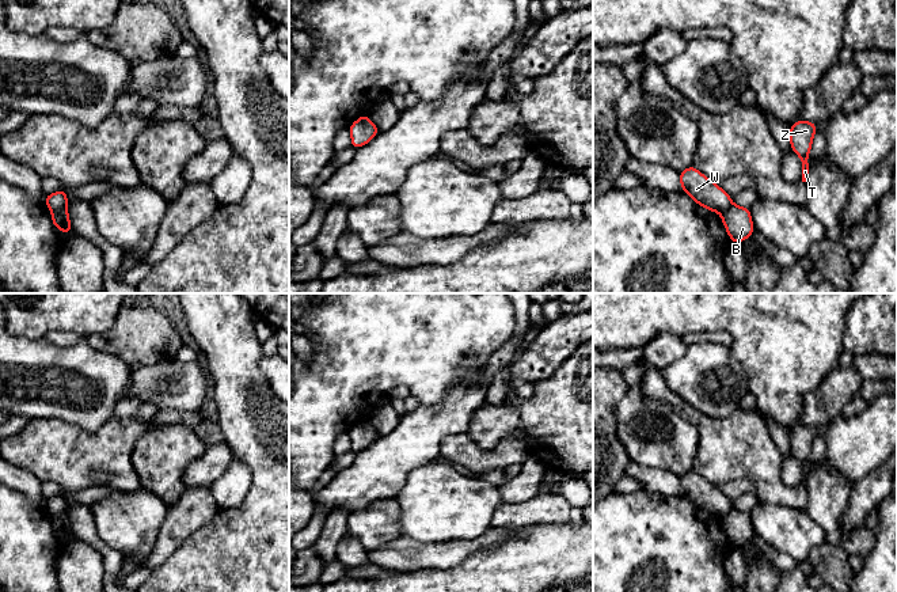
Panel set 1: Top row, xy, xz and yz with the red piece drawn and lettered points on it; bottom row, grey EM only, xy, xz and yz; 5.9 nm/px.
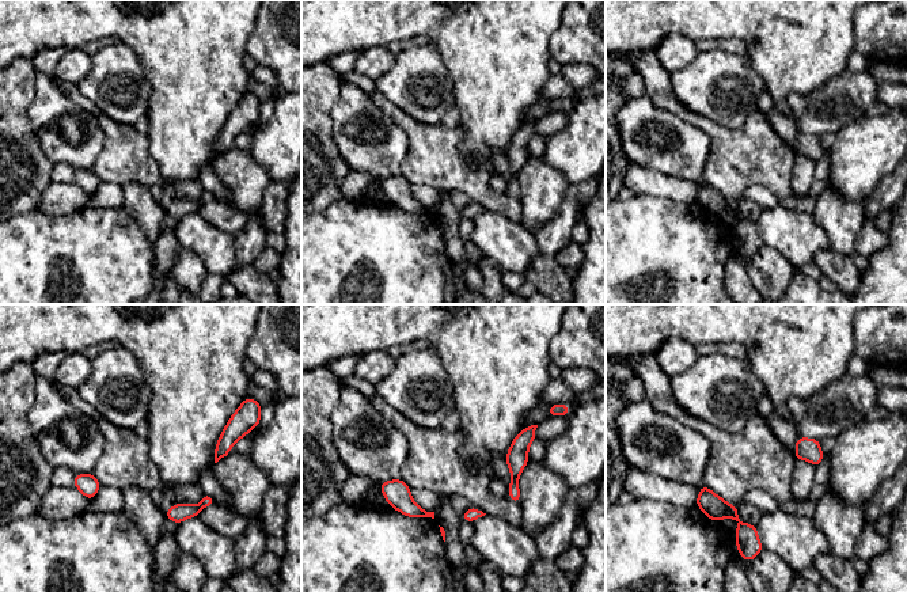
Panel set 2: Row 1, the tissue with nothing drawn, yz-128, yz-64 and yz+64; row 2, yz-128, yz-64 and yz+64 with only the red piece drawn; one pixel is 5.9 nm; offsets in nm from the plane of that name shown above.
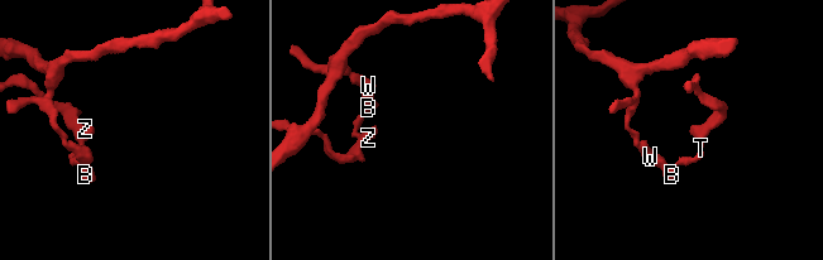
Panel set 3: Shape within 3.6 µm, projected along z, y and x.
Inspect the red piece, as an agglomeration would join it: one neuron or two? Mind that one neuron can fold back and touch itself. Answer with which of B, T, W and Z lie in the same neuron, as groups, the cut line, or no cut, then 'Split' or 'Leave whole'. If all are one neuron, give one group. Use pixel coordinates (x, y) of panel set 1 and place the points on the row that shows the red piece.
Groups: B T Z / W. Split along xy (65, 208), (52, 212). Split

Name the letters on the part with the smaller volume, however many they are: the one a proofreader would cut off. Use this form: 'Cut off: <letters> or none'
Cut off: B, T, Z

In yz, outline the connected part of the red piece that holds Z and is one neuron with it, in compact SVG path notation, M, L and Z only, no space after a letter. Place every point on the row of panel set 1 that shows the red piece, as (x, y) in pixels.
M799 119L798 122L793 124L788 129L791 149L802 160L802 182L806 182L809 174L807 158L810 153L813 137L817 132L817 124Z

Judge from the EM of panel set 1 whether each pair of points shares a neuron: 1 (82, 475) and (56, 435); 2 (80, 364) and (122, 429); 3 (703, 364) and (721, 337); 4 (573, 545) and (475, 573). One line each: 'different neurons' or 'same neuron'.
1: same neuron
2: different neurons
3: different neurons
4: same neuron

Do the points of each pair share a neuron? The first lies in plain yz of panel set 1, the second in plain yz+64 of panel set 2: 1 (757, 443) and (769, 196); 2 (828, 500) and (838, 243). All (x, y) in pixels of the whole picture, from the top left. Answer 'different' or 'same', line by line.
1: different
2: same

